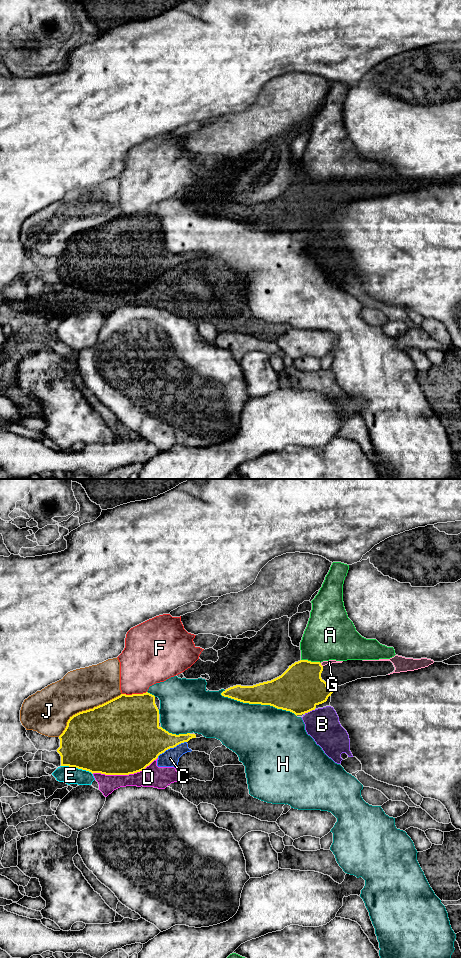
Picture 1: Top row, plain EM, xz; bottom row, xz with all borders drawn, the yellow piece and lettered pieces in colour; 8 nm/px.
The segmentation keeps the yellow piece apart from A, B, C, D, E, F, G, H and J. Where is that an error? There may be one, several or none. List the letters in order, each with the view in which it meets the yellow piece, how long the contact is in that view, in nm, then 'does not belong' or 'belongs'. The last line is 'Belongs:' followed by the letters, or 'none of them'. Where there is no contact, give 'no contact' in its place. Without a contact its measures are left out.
A: contact in xz; length 160 nm; does not belong
B: contact in xz; length 100 nm; does not belong
C: contact in xz; length 280 nm; does not belong
D: contact in xz; length 550 nm; does not belong
E: contact in xz; length 260 nm; does not belong
F: contact in xz; length 200 nm; does not belong
G: contact in xz; length 40 nm; belongs
H: contact in xz; length 650 nm; does not belong
J: contact in xz; length 600 nm; does not belong
Belongs: G

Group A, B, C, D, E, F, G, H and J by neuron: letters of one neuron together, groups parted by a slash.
A / B C D E / F / G / H / J

